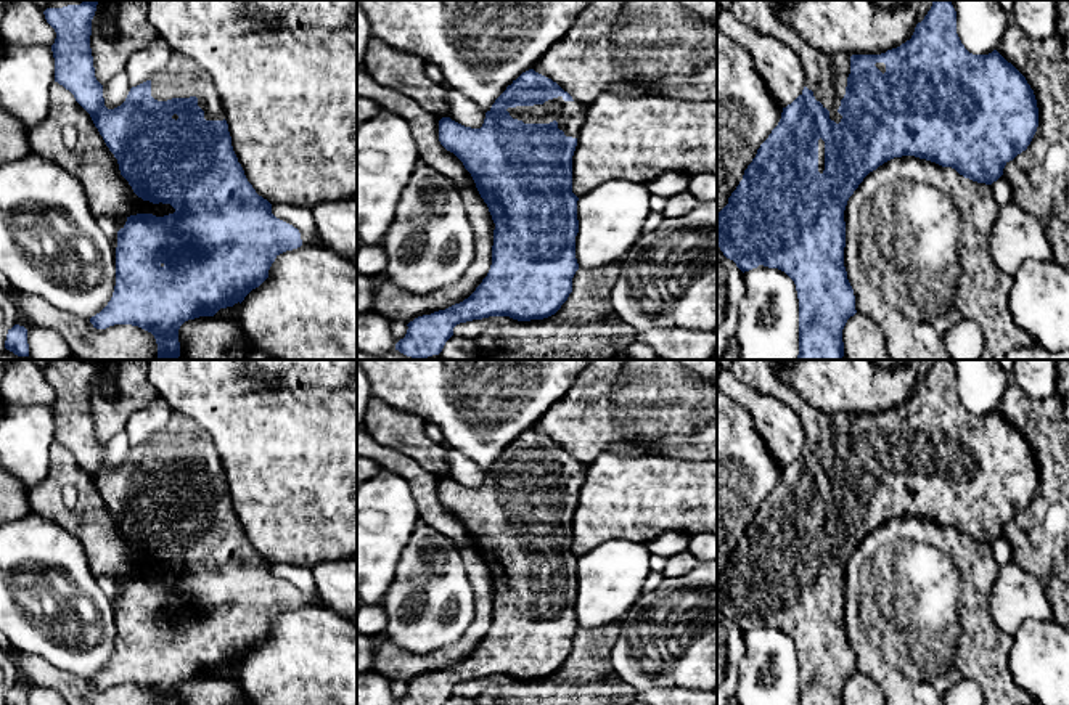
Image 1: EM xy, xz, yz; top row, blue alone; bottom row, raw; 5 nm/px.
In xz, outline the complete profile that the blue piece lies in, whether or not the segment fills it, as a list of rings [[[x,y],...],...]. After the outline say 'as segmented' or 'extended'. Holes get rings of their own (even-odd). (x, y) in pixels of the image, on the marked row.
[[[529,69],[495,100],[481,128],[465,127],[450,117],[439,120],[440,145],[471,173],[495,223],[492,265],[468,299],[410,321],[395,350],[412,358],[439,355],[460,323],[489,316],[543,320],[567,300],[579,270],[579,198],[572,193],[572,156],[585,111],[587,106],[556,82]]] | extended

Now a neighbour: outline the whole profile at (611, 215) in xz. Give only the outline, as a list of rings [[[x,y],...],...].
[[[614,178],[577,201],[575,259],[580,270],[622,263],[643,236],[651,193],[645,183]]]

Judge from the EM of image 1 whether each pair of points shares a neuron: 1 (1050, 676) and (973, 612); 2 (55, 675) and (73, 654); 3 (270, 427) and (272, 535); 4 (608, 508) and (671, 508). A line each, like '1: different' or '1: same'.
1: different
2: different
3: same
4: same

